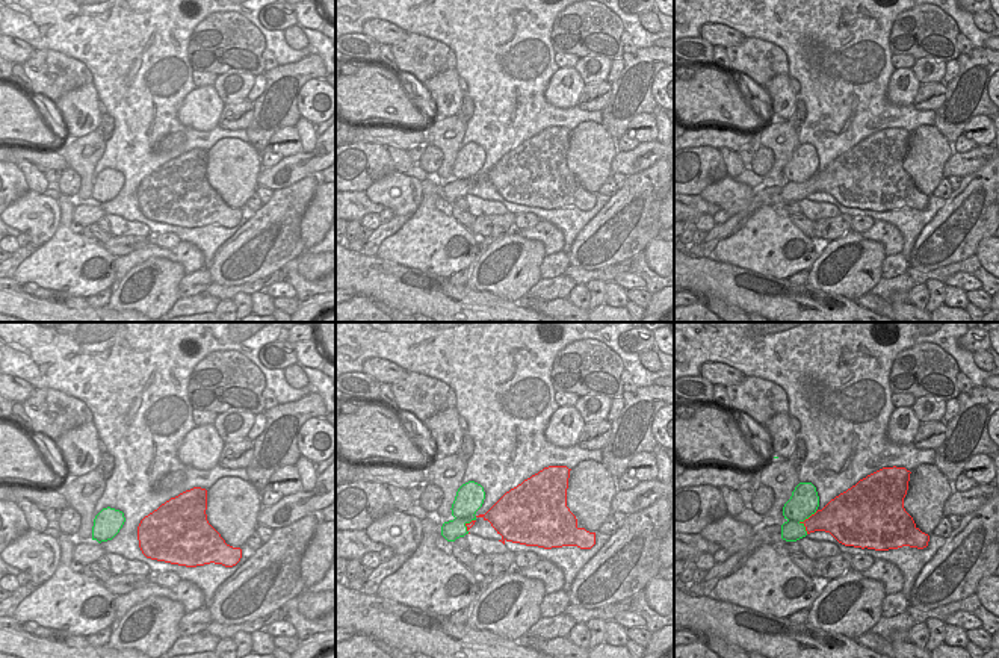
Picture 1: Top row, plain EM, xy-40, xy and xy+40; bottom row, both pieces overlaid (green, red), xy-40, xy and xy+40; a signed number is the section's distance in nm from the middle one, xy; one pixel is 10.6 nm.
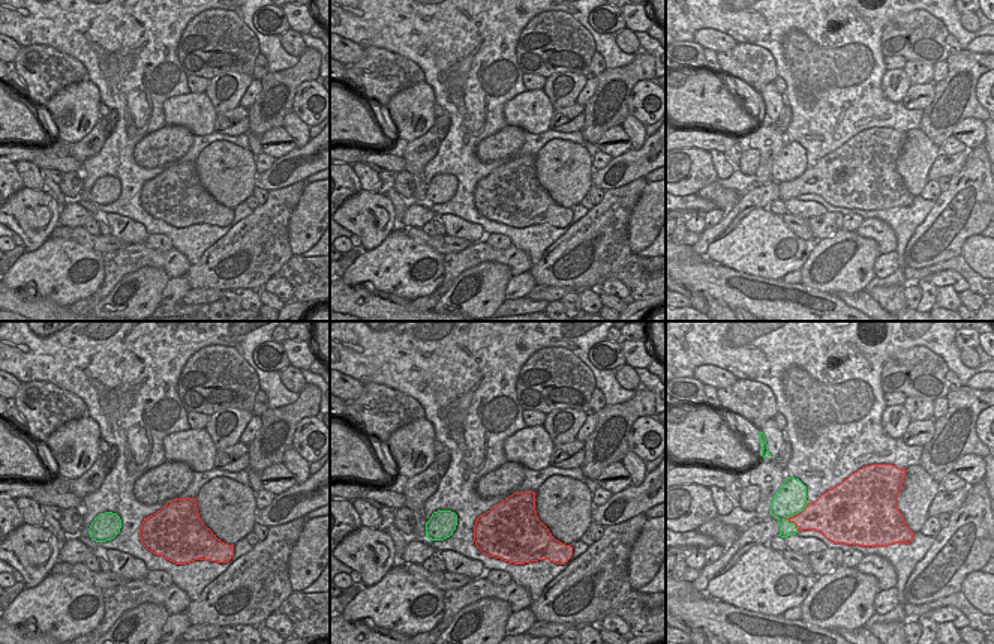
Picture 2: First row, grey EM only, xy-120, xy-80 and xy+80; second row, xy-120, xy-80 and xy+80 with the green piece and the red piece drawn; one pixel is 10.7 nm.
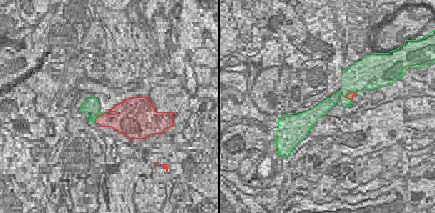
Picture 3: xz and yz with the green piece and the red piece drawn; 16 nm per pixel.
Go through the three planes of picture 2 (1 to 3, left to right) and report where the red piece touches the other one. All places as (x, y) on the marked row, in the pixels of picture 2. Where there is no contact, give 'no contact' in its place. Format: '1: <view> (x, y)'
1: no contact
2: no contact
3: xy+80 (795, 514)

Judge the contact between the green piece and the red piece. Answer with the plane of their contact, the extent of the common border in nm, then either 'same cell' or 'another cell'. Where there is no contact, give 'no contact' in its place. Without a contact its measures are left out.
contact in xy+40; length 260 nm; another cell

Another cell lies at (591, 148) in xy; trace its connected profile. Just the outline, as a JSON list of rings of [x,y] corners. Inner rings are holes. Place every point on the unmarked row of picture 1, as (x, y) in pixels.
[[[580,123],[570,132],[567,168],[577,180],[577,189],[597,194],[612,175],[611,162],[618,153],[618,139],[614,139],[602,124]]]

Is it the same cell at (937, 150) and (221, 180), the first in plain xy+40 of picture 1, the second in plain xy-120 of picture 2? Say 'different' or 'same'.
same

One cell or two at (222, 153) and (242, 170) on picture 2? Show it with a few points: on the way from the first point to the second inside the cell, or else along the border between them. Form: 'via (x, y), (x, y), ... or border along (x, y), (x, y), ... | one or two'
via (227, 158), (237, 168) | one

